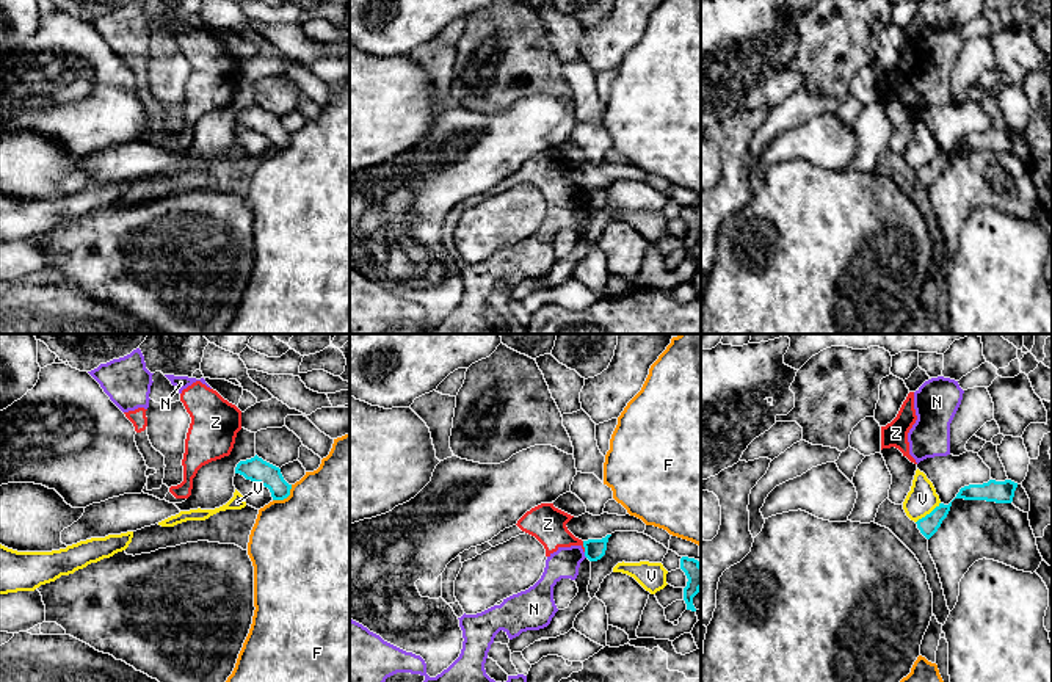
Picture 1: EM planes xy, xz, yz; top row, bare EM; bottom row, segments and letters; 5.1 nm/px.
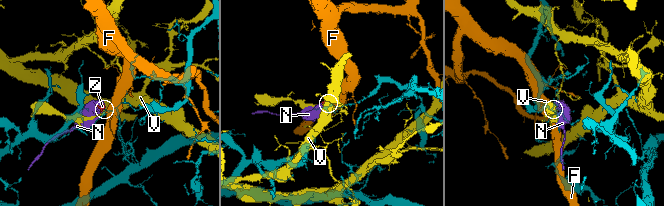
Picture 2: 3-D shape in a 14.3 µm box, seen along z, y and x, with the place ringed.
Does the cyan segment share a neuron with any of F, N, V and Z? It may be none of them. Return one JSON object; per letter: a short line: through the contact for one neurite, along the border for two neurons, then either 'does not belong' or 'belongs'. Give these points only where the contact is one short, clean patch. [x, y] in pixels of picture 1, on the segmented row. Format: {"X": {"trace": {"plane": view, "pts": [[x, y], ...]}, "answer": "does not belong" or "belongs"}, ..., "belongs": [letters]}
{"F": {"answer": "does not belong"}, "N": {"answer": "does not belong"}, "V": {"answer": "does not belong"}, "Z": {"trace": {"plane": "xz", "pts": [[582, 541], [585, 551]]}, "answer": "does not belong"}, "belongs": []}

